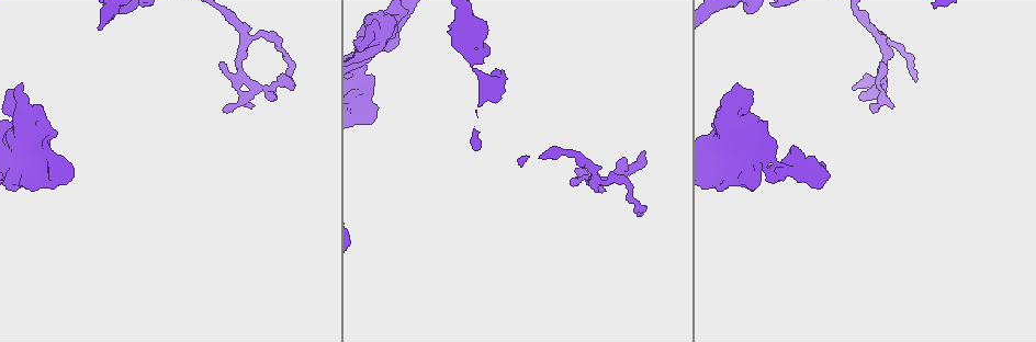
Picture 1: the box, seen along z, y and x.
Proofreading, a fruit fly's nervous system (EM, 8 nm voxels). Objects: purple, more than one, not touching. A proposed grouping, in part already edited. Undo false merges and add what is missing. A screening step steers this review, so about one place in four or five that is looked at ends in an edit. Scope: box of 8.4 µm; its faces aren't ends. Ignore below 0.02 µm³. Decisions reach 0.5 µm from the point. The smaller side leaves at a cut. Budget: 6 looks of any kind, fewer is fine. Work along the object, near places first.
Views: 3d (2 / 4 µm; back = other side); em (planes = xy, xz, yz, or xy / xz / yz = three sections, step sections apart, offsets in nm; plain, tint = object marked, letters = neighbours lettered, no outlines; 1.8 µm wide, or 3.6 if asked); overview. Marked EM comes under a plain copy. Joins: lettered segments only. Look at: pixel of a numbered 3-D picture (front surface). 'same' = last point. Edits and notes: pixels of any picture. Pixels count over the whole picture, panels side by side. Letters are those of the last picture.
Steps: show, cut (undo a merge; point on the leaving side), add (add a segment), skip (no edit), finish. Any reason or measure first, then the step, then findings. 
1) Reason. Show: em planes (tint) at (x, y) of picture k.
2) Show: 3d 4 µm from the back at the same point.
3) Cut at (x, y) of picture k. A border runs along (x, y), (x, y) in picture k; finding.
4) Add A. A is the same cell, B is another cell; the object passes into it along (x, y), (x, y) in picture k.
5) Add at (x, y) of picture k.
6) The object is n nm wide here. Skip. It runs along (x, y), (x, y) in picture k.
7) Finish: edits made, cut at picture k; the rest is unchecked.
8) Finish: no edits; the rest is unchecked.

An open end. Show: em planes (letters) at (870, 110) of picture 1.

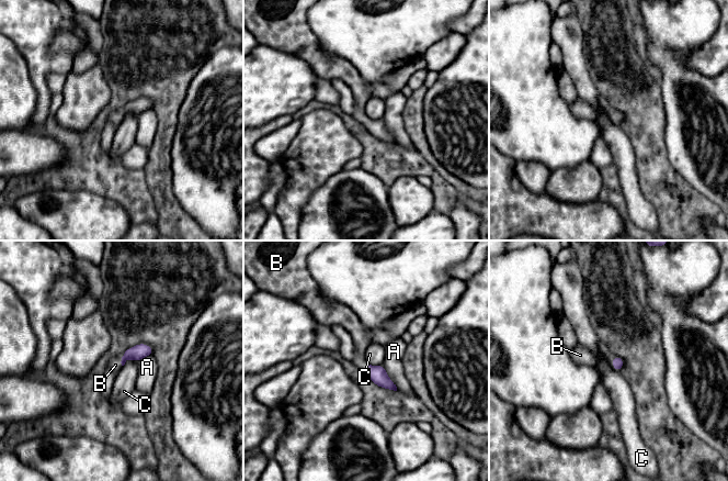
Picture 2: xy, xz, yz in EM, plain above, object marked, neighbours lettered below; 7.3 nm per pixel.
The longest contact is with A, 220 nm. Skip. A, B and C are other cells; a border runs along (614, 355), (613, 368) in picture 2; none of them fits.

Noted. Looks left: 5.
Three arms meet. Show: 3d 4 µm at (245, 29) of picture 1.

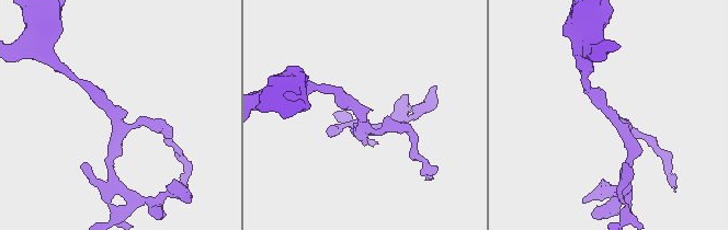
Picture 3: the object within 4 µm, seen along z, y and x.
3 arms meet here. Show: em planes (tint) at (366, 117) of picture 3.

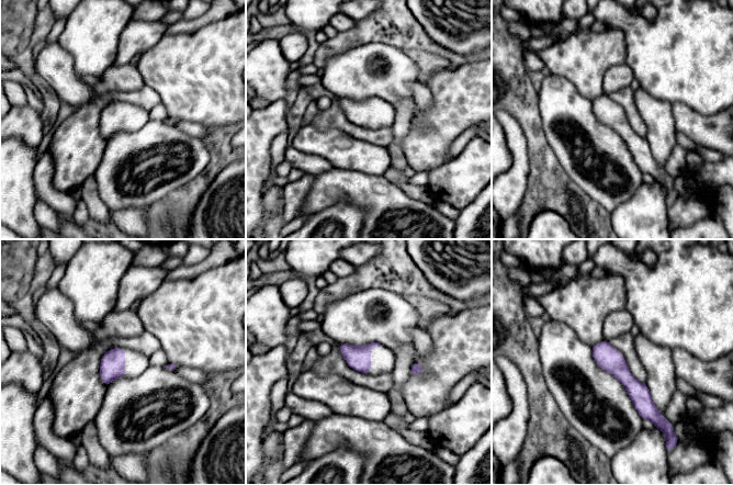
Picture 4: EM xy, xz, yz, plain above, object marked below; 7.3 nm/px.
See the neighbours. Show: em planes (letters) at the same point.

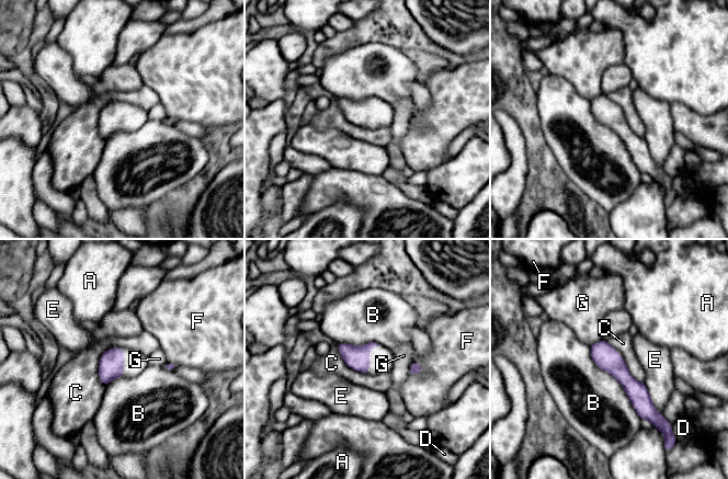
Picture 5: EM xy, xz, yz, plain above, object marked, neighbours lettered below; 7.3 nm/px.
The longest contact is with B, 650 nm. Skip. A, B, C, D, E, F and G are other cells; one cell here.

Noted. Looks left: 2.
Tapers out. Show: em xy step 4 (tint) at (642, 153) of picture 1.

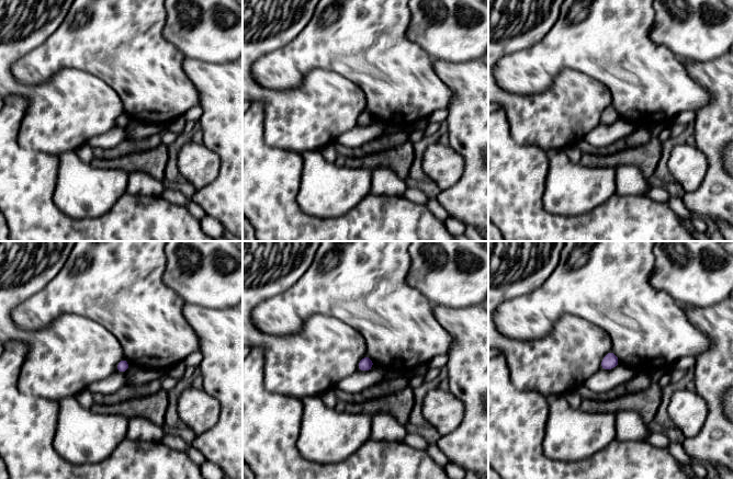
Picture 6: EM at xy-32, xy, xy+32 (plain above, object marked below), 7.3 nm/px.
Show: em planes (letters) at the same point.

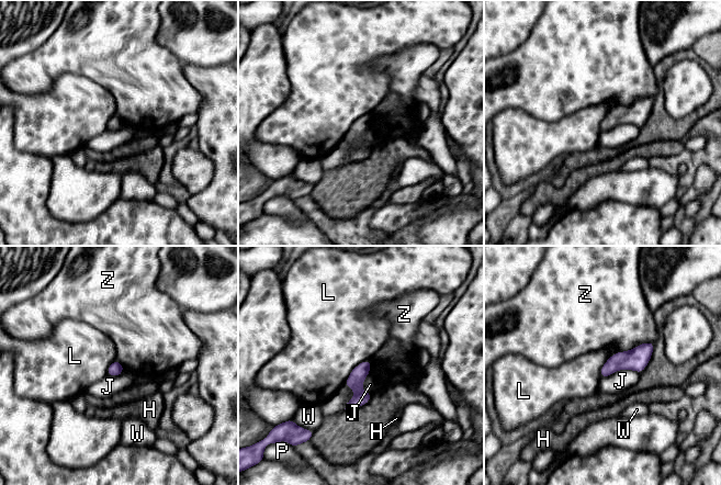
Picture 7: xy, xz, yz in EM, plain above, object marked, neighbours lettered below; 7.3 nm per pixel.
Skip. H, J, L, P, W and Z are other cells; it runs along (368, 363), (349, 405) in picture 7; none of them fits.

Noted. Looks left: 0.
Finish: no edits; the rest is unchecked.

